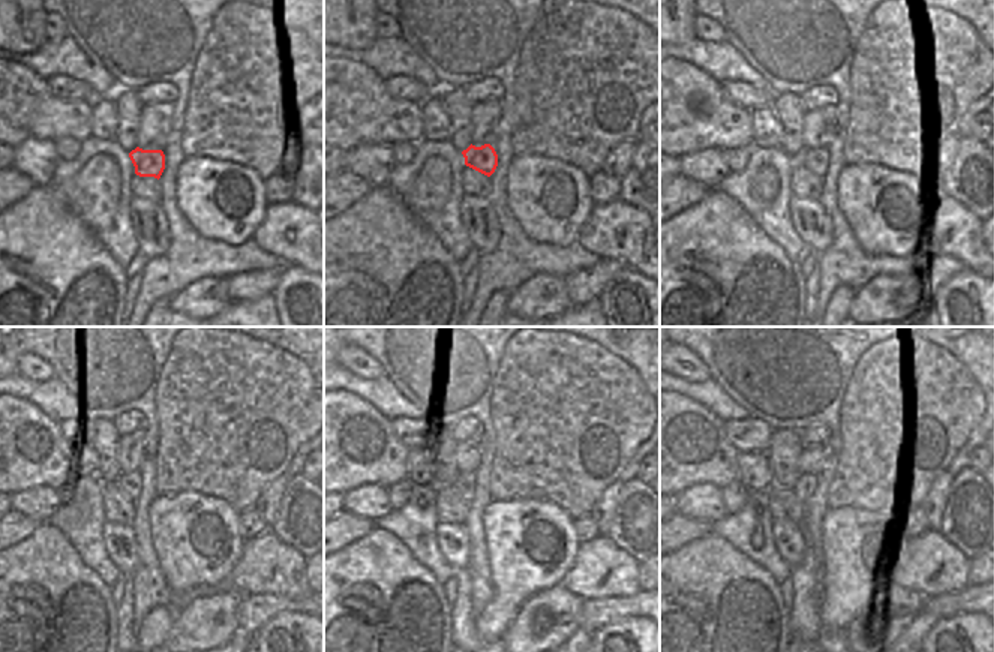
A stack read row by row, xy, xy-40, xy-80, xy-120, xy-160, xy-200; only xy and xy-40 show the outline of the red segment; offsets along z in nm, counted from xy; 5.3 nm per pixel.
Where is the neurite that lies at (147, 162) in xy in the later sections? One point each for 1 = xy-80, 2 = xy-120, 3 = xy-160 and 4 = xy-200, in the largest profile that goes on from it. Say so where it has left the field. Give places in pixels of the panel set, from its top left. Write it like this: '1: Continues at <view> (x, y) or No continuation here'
1: Continues at xy-80 (816, 161)
2: Continues at xy-120 (129, 484)
3: Continues at xy-160 (465, 483)
4: Continues at xy-200 (804, 486).

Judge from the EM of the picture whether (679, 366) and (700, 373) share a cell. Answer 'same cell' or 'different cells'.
same cell

